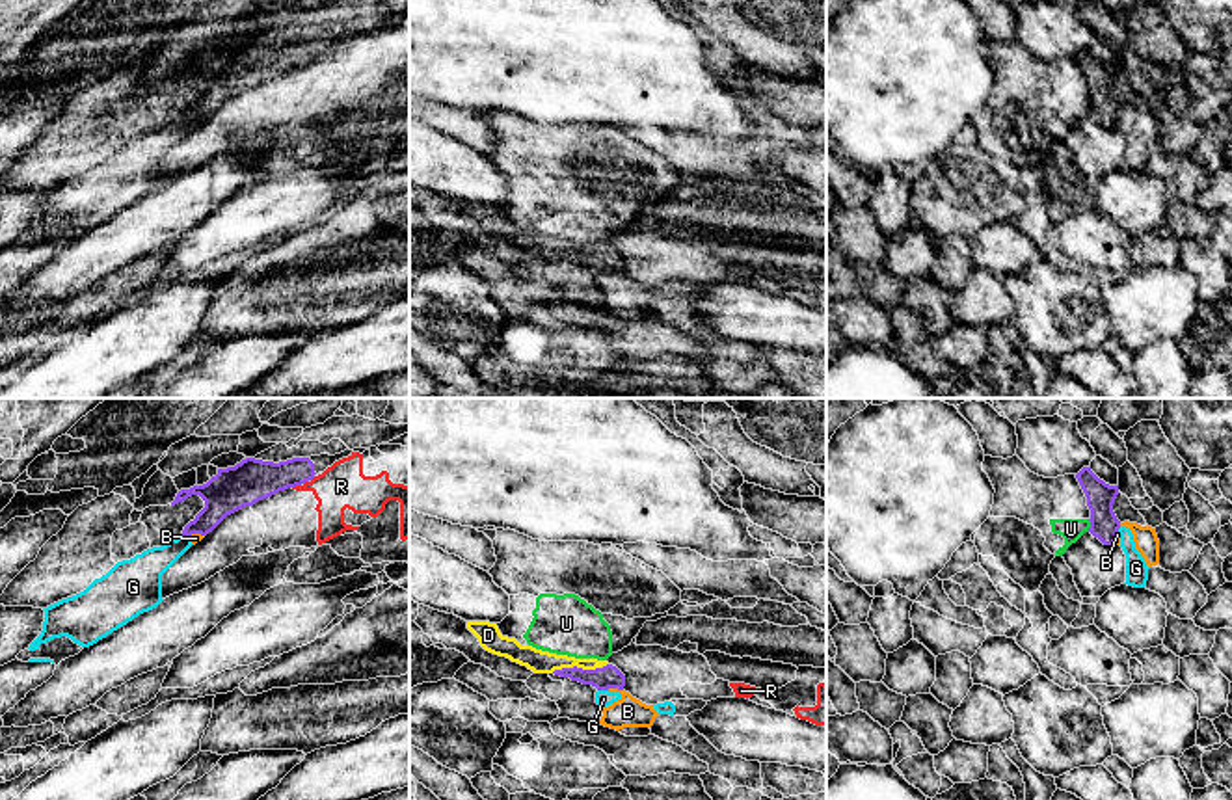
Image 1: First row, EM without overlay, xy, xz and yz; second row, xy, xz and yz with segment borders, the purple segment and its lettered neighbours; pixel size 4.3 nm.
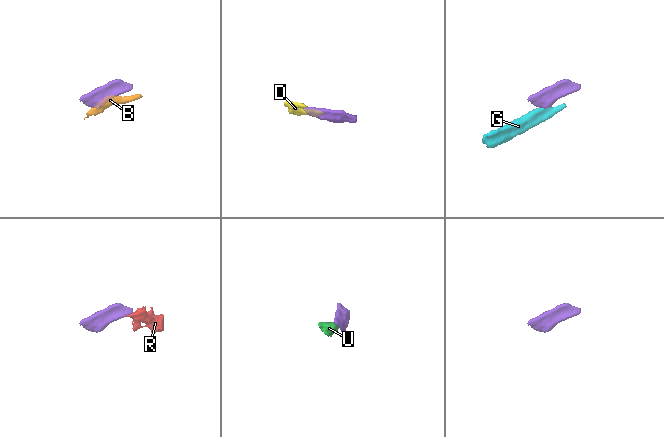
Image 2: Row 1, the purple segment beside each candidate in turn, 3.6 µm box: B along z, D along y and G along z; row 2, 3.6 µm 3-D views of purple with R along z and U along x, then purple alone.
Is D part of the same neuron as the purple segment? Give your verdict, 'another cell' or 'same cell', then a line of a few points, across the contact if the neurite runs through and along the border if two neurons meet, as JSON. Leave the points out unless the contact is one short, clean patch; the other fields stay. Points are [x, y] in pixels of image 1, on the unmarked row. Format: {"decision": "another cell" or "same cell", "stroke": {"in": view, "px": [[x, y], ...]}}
{"decision": "same cell", "stroke": {"in": "xz", "px": [[609, 259], [579, 252], [538, 244]]}}

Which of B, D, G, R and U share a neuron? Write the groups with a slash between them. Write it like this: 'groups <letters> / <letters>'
groups B G / D / R / U

